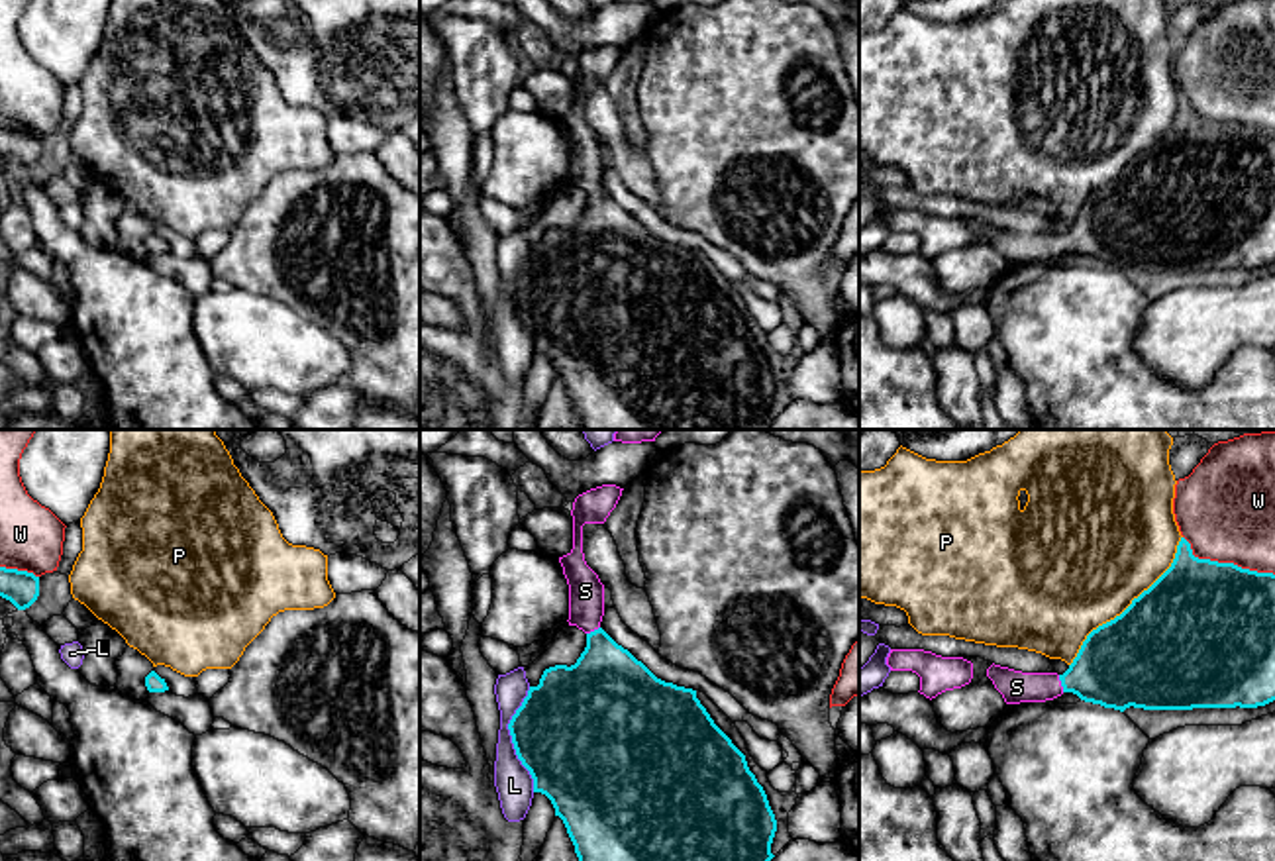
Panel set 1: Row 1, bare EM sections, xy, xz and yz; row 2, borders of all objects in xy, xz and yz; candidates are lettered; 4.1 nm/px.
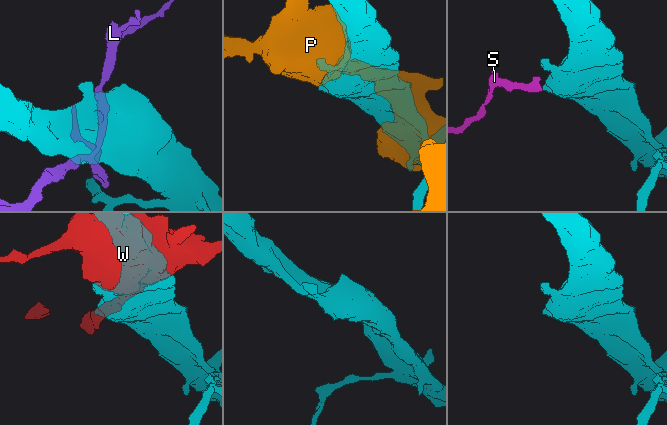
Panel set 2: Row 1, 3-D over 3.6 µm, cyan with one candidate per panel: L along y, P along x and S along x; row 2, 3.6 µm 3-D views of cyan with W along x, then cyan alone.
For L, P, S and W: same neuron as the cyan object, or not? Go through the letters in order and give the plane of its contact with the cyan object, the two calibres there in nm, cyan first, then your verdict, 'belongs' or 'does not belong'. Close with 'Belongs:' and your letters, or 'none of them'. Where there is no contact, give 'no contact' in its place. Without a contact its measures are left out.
L: meets cyan in xz; 480 nm thick on the cyan side, 160 nm on the other; does not belong
P: meets cyan in yz; 500 nm thick on the cyan side, 500 nm on the other; does not belong
S: meets cyan in yz; 340 nm thick on the cyan side, 130 nm on the other; belongs
W: meets cyan in yz; 500 nm thick on the cyan side, 400 nm on the other; does not belong
Belongs: S

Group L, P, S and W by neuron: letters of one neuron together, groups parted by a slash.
L / P / S / W

